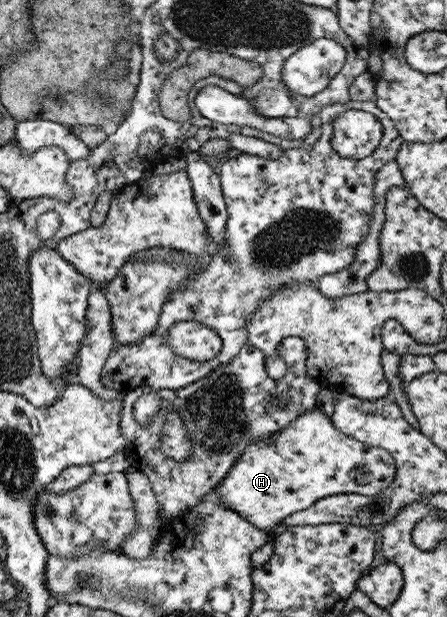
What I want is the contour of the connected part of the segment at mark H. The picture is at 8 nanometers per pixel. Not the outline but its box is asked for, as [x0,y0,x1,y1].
[211,406,396,530]

